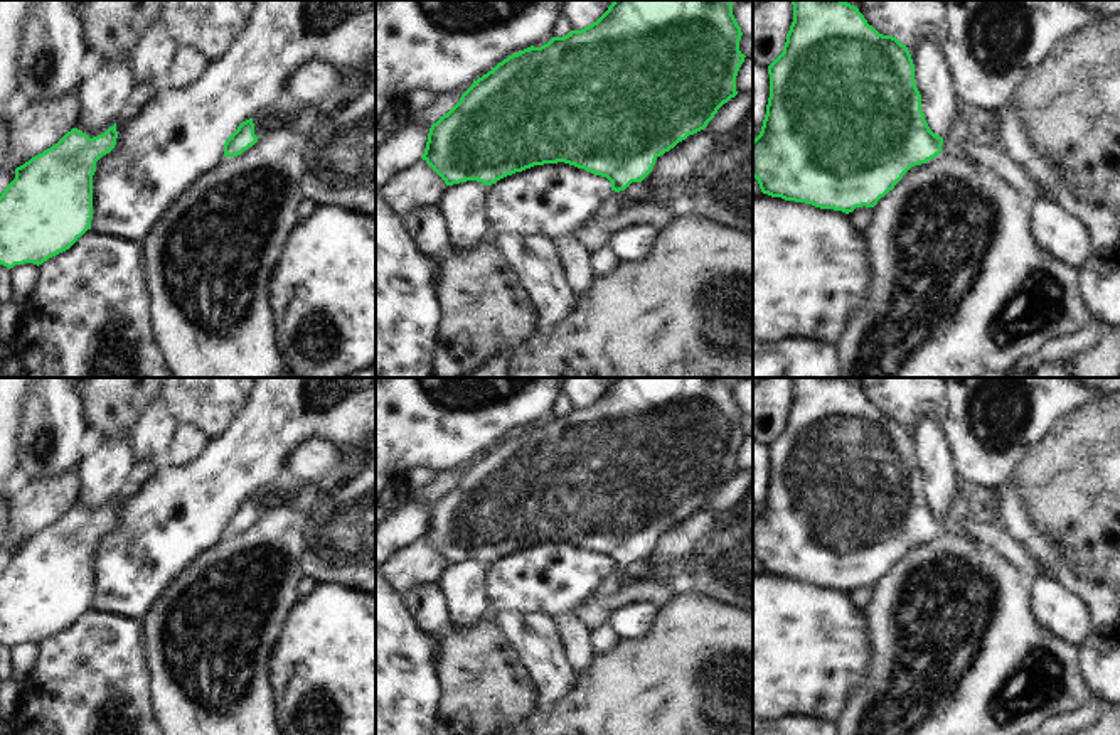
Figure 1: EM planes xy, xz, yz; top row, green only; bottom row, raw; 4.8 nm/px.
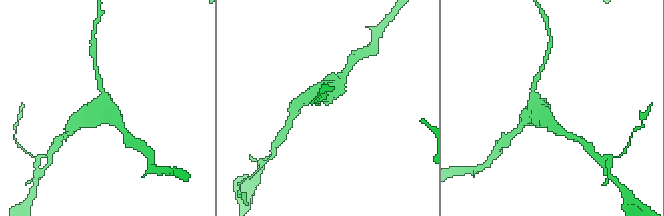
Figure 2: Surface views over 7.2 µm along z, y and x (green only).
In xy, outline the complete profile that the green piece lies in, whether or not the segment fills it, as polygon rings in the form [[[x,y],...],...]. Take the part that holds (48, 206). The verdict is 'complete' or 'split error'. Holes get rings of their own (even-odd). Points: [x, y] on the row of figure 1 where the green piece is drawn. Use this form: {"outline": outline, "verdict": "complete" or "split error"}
{"outline": [[[116,123],[103,135],[89,138],[72,128],[56,145],[15,169],[15,179],[0,196],[0,265],[42,265],[69,249],[93,219],[93,175],[96,162],[116,145]]], "verdict": "complete"}

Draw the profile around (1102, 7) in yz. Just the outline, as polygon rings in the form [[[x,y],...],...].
[[[1075,0],[1098,15],[1113,15],[1120,12],[1120,0]]]

